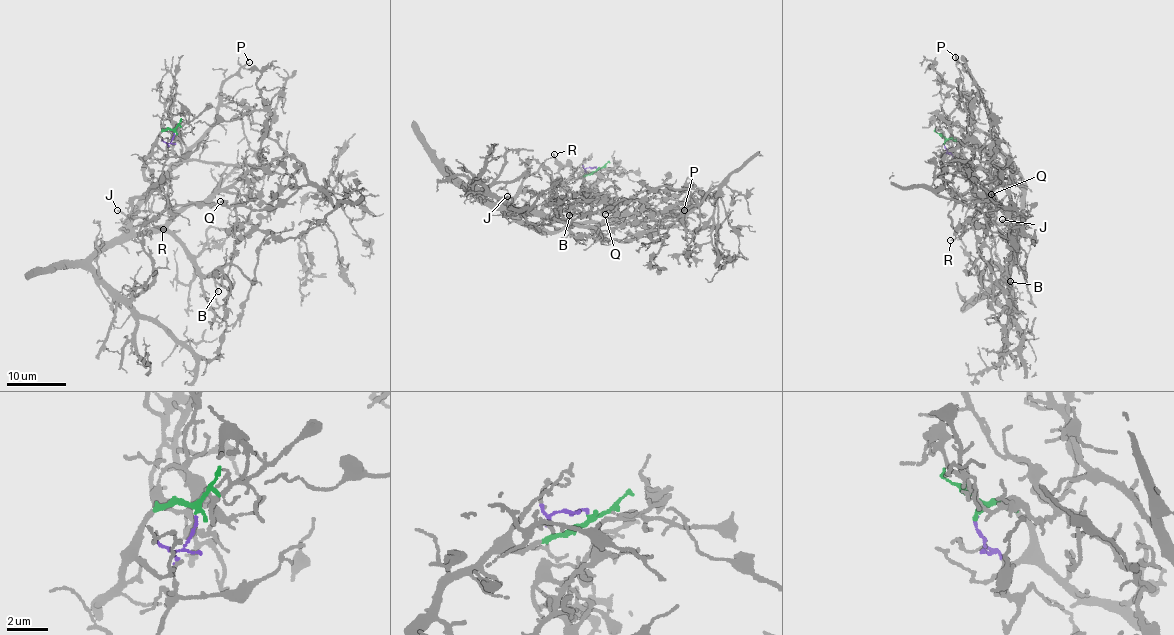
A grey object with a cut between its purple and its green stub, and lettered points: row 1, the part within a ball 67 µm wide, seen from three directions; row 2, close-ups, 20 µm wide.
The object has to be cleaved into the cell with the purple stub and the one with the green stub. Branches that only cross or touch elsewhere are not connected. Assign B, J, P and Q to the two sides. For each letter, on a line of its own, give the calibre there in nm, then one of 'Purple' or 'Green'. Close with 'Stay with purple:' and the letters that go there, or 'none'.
B: Thickness 180 nm. Green
J: Thickness 200 nm. Green
P: Thickness 120 nm. Green
Q: Thickness 120 nm. Purple
Stay with purple: Q

